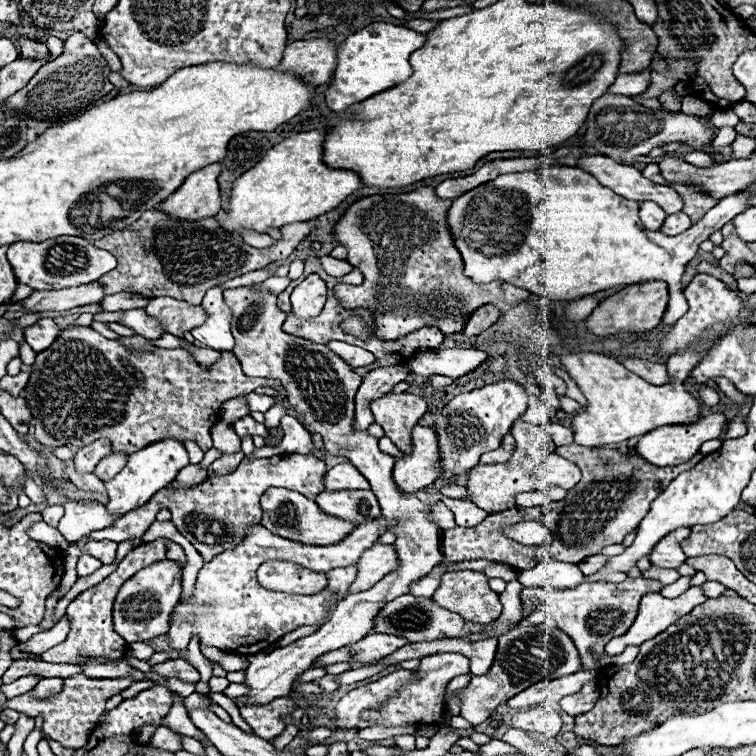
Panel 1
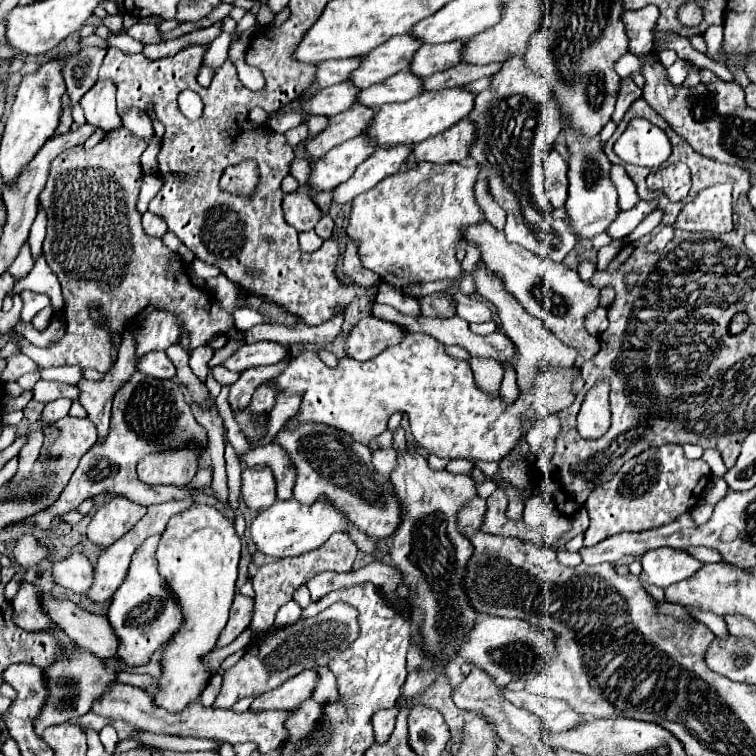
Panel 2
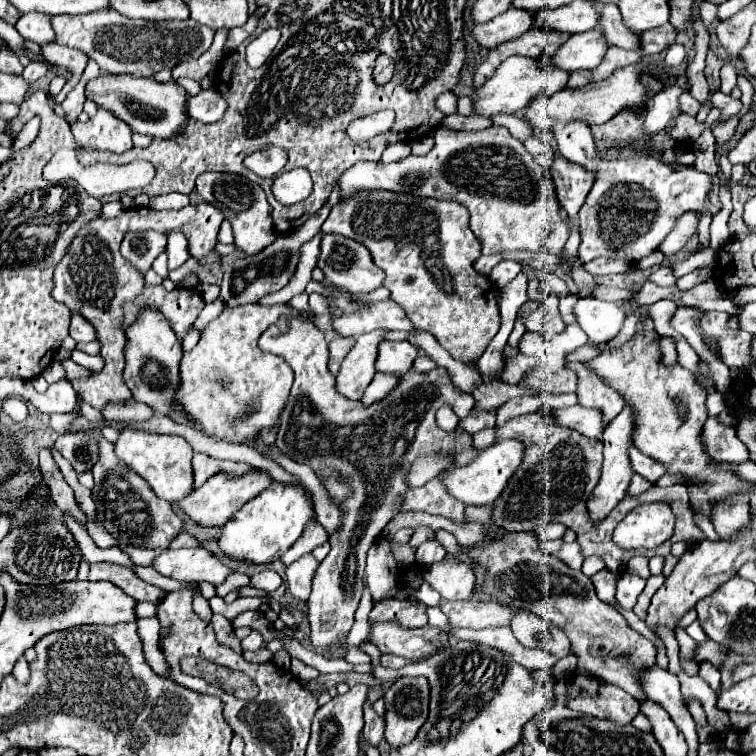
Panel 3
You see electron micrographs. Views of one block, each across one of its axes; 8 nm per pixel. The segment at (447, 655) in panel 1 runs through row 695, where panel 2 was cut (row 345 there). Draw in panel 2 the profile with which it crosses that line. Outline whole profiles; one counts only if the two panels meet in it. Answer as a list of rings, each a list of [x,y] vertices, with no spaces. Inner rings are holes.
[[[406,334],[404,340],[388,350],[384,350],[382,354],[378,354],[372,360],[366,362],[356,362],[354,358],[340,358],[336,368],[328,368],[316,352],[302,352],[300,356],[292,358],[288,368],[274,380],[268,380],[264,384],[260,384],[256,388],[256,394],[252,394],[252,402],[244,408],[244,410],[232,410],[236,422],[240,424],[240,430],[244,432],[246,440],[250,444],[256,444],[258,440],[262,440],[268,434],[270,428],[270,412],[276,404],[276,398],[280,394],[302,394],[302,404],[300,410],[296,412],[296,422],[294,418],[290,418],[286,422],[286,428],[292,426],[302,426],[304,422],[322,422],[326,426],[344,430],[346,434],[350,434],[356,442],[364,444],[370,448],[370,442],[380,436],[386,430],[386,422],[394,412],[407,414],[411,426],[411,432],[418,446],[426,448],[428,454],[436,454],[442,458],[474,458],[474,460],[482,460],[482,462],[498,462],[504,456],[510,454],[510,450],[514,448],[514,444],[518,442],[520,436],[520,416],[524,412],[530,412],[534,420],[540,420],[544,416],[548,416],[550,412],[562,410],[572,402],[572,394],[570,394],[570,384],[574,380],[574,368],[568,370],[568,374],[564,378],[554,378],[554,374],[550,372],[548,364],[544,362],[540,366],[540,374],[534,380],[534,390],[528,396],[518,396],[518,400],[508,406],[498,398],[490,398],[488,394],[482,394],[482,390],[478,390],[474,378],[472,378],[472,370],[468,362],[450,358],[444,350],[442,342],[436,342],[430,334]]]

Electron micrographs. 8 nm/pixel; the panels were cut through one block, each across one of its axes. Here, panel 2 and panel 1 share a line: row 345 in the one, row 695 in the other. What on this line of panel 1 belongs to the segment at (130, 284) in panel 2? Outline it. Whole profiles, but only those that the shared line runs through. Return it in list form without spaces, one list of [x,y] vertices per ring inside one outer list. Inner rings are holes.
[[[132,670],[128,676],[124,678],[116,678],[116,680],[108,680],[108,678],[86,678],[84,674],[72,676],[64,680],[64,690],[48,700],[36,700],[32,698],[32,694],[22,694],[16,698],[10,698],[2,704],[2,708],[10,708],[10,710],[18,710],[22,714],[28,714],[32,718],[36,718],[38,714],[44,716],[44,734],[52,740],[58,740],[64,748],[72,748],[78,750],[80,744],[86,744],[90,728],[94,726],[94,722],[98,720],[98,716],[104,712],[104,704],[110,696],[120,694],[122,690],[126,690],[132,682],[144,680],[146,674],[140,670]],[[194,692],[194,694],[190,694],[188,698],[184,698],[182,704],[184,704],[186,710],[198,710],[198,708],[200,708],[200,710],[210,710],[210,704],[212,704],[212,702],[210,702],[206,696]]]

